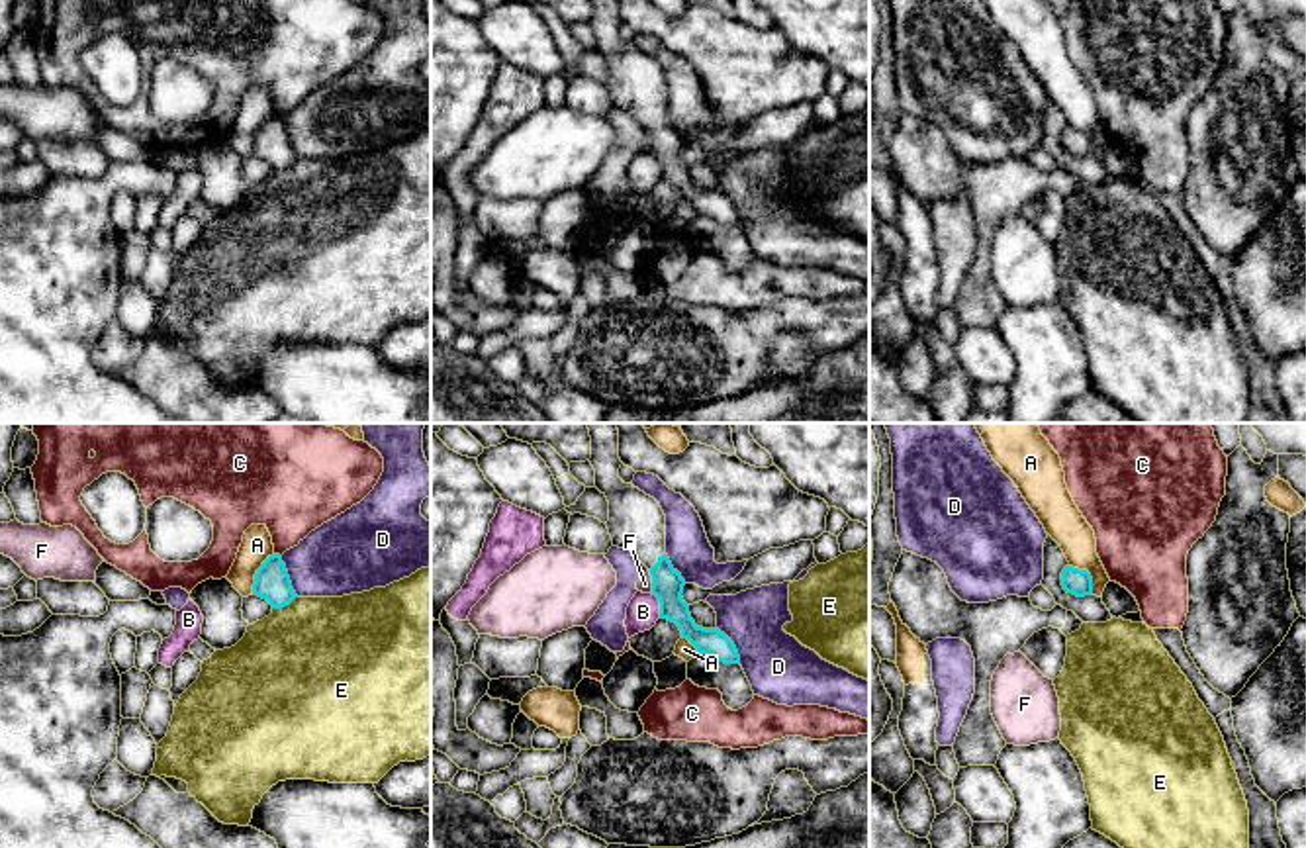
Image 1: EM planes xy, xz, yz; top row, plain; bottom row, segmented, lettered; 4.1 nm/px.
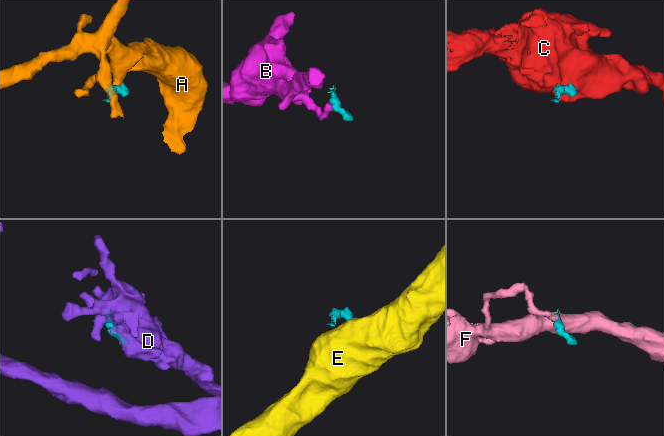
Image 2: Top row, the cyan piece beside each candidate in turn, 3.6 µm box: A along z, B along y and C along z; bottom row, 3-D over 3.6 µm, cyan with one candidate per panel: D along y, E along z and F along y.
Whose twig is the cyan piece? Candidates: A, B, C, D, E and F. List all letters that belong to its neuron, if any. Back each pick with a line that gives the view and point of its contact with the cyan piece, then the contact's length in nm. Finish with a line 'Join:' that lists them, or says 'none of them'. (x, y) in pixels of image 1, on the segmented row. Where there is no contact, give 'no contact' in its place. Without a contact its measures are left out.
Join: none of them

